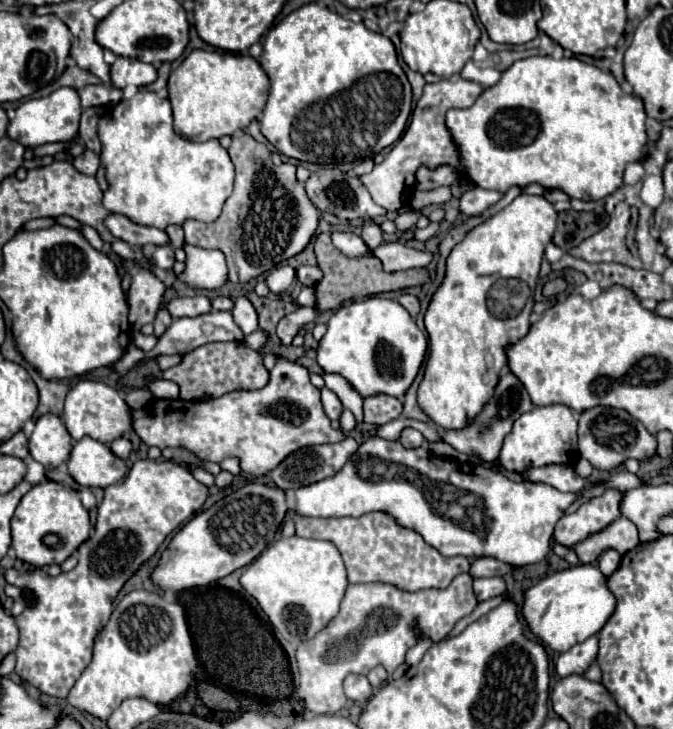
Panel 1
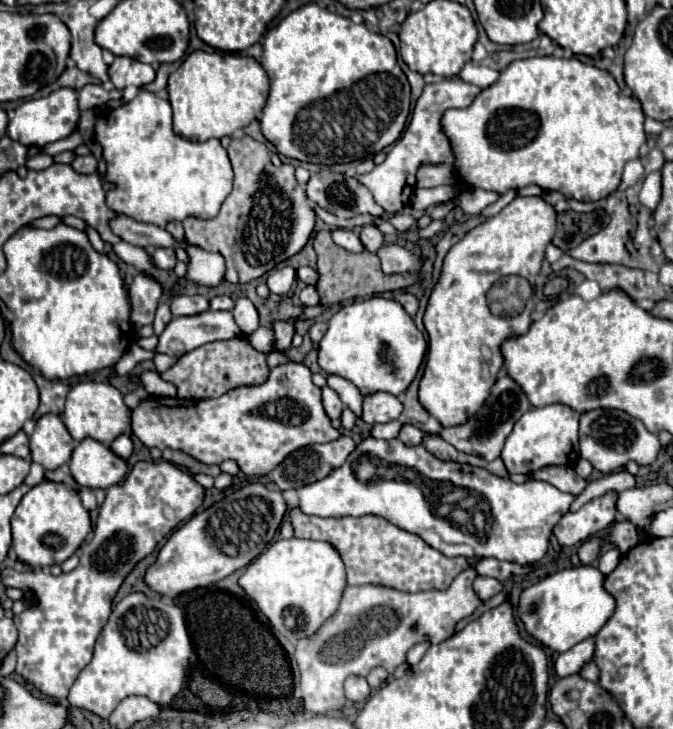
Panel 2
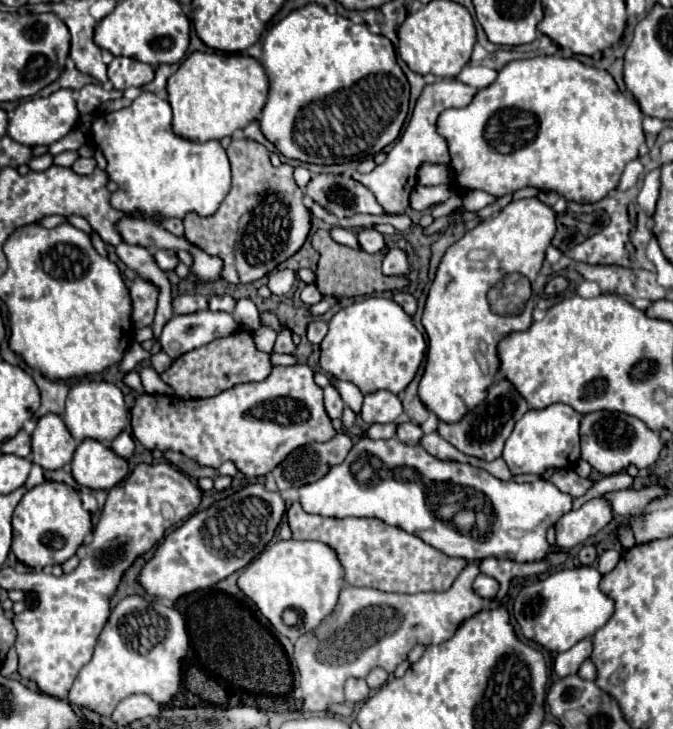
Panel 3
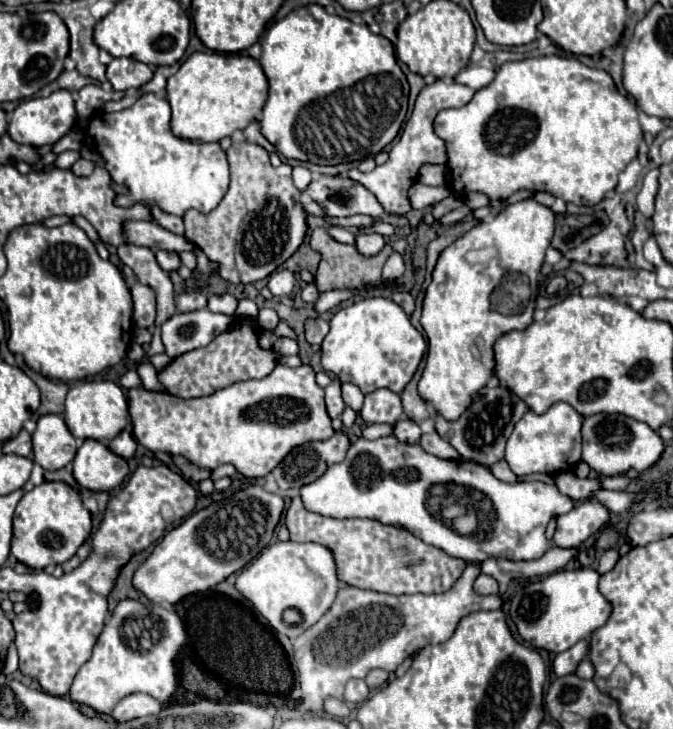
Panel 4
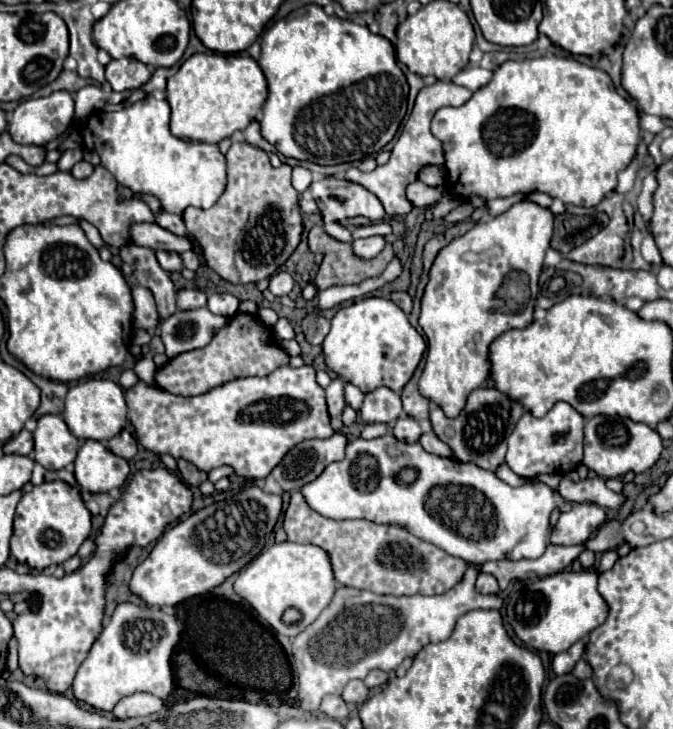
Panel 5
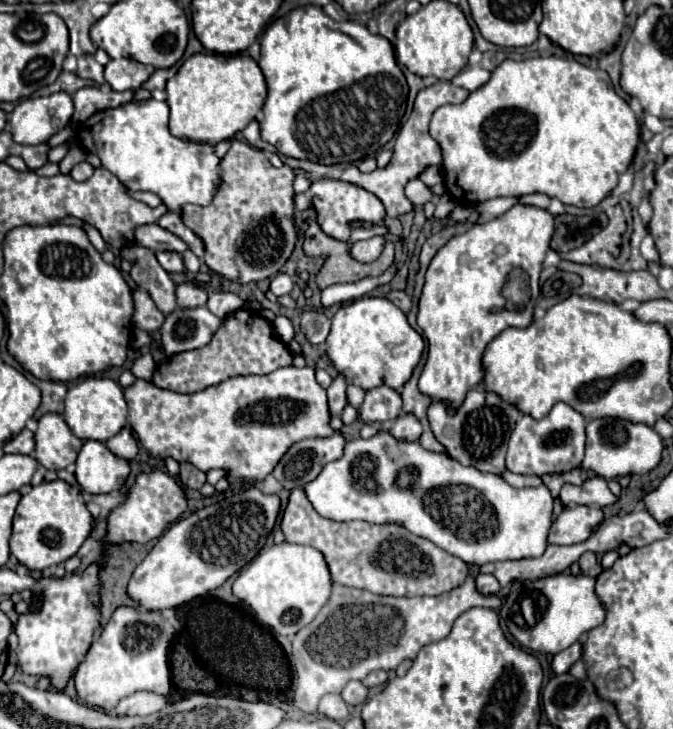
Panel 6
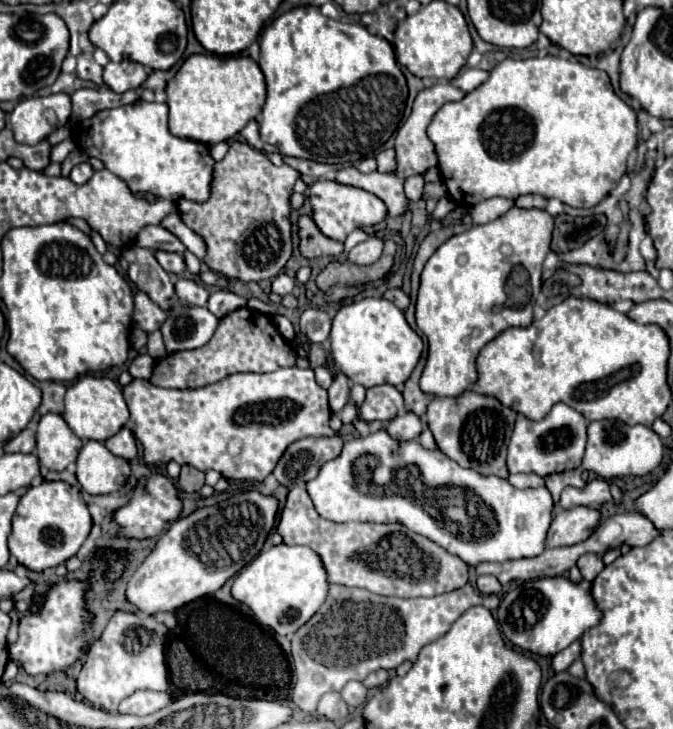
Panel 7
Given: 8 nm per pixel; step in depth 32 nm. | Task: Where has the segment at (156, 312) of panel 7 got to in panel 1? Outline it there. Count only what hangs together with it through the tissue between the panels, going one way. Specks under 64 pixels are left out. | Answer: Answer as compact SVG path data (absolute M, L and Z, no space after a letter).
M140 268L134 274L128 290L128 304L130 304L130 324L136 326L136 330L152 323L156 310L160 308L164 292L166 292L166 286L152 270Z

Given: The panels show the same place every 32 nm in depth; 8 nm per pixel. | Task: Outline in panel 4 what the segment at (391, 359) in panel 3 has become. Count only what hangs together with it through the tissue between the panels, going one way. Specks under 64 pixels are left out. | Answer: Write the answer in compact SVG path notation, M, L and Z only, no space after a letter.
M362 298L362 300L356 300L352 306L340 308L330 320L330 334L322 342L322 366L326 372L336 374L340 382L356 384L364 394L374 392L376 388L390 388L392 392L398 394L414 376L424 352L426 352L426 340L392 300Z

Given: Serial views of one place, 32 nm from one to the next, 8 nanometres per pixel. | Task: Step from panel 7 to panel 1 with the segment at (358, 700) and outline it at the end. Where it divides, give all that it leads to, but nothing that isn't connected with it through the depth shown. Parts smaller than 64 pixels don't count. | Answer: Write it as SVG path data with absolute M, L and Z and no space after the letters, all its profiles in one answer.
M352 674L352 676L346 676L346 680L344 680L344 692L352 702L364 704L372 696L372 686L366 676Z

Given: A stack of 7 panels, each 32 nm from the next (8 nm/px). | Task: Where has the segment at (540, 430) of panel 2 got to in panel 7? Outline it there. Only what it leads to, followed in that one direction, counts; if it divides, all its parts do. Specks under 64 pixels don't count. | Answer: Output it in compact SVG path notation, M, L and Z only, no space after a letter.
M556 404L550 414L538 422L524 420L522 416L516 420L510 444L508 444L508 468L512 474L518 472L534 472L542 478L550 474L562 474L566 470L580 468L584 446L588 440L588 420L582 412L566 406Z

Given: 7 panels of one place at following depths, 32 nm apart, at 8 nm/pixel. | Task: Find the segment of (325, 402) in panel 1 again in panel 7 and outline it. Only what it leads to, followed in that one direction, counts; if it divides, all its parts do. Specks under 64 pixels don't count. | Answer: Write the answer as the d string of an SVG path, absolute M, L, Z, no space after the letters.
M336 374L332 386L328 388L328 400L334 414L350 402L350 382L346 374Z

